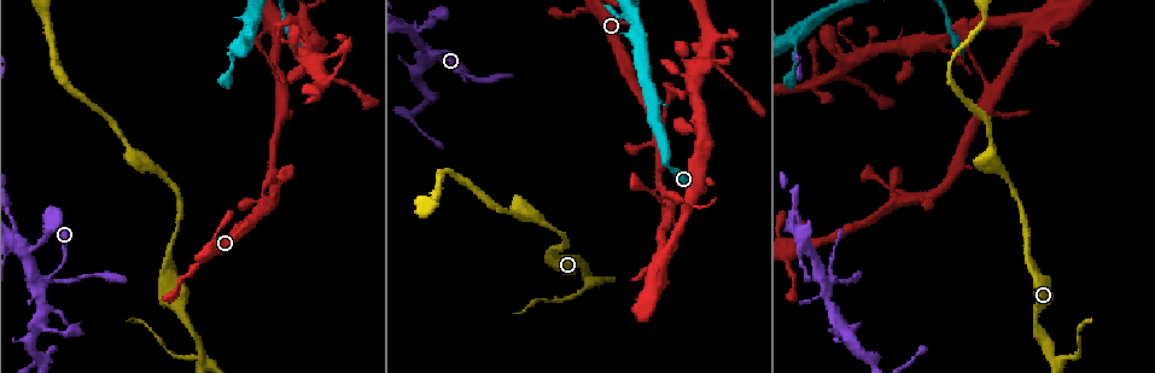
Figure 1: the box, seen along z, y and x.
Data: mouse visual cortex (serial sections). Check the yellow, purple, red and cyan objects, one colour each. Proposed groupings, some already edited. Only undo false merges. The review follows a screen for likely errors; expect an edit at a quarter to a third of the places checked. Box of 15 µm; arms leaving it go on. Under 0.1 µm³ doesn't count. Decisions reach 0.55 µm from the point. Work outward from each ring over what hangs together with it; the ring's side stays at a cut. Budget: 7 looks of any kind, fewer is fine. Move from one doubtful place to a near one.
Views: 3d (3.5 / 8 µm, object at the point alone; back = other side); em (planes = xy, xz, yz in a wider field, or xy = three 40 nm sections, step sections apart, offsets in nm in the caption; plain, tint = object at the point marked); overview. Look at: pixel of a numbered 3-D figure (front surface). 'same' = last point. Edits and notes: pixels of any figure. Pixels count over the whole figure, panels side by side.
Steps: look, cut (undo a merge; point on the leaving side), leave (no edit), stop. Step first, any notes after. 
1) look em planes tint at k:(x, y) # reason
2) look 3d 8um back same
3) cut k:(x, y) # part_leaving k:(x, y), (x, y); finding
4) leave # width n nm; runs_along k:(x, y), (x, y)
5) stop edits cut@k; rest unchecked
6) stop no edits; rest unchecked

look 3d 3.5um at 1:(789, 258) # sharp bend

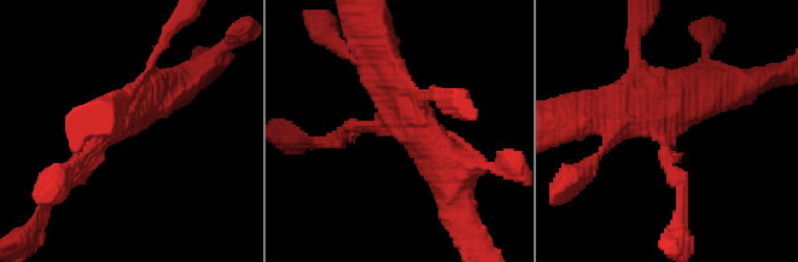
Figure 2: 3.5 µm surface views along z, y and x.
look em xy step 1 tint at 2:(397, 127) # need the tissue

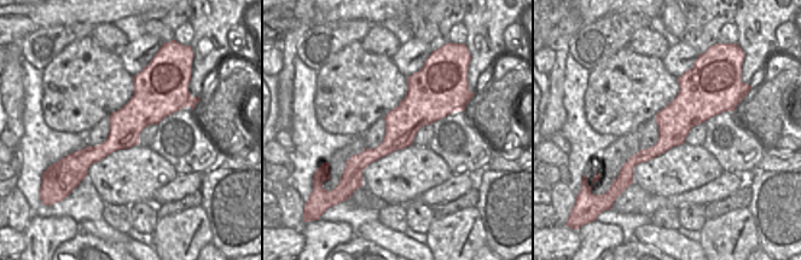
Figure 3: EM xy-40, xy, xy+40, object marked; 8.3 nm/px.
leave # runs_along 2:(181, 82), (152, 97), (70, 179); one cell here

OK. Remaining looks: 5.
look 3d 3.5um at 1:(431, 54) # arms part here

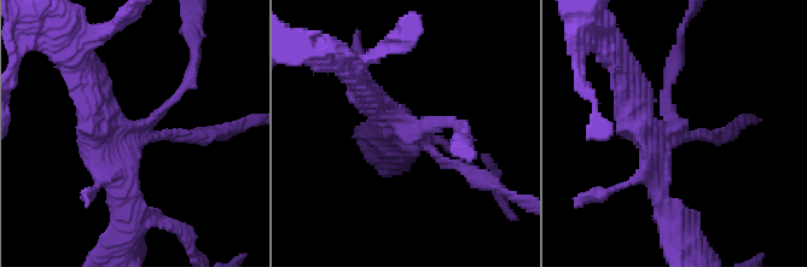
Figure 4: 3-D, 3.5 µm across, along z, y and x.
look em planes tint at 4:(399, 126) # need the tissue

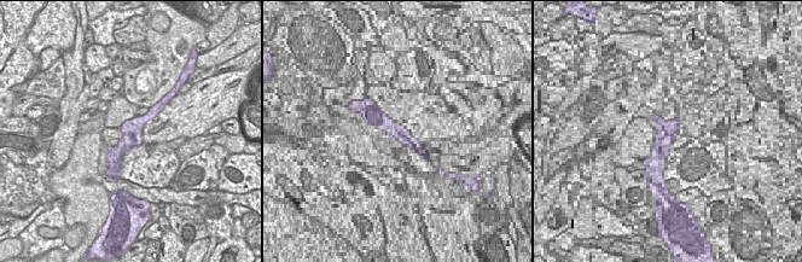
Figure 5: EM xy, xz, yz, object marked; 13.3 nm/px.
leave # runs_along 5:(155, 110), (115, 153), (115, 172); one cell here

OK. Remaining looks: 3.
look em xy step 1 tint at 1:(1060, 361) # abrupt turn

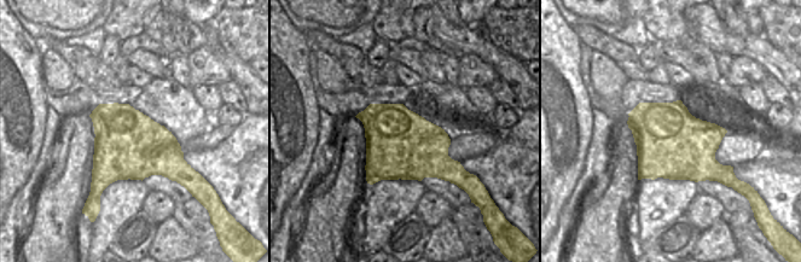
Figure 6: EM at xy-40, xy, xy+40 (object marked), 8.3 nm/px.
look 3d 3.5um back same

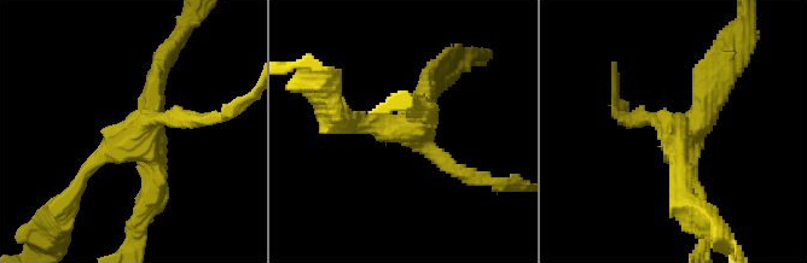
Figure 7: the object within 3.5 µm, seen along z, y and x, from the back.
cut 7:(443, 161) # width 600 nm; part_leaving 7:(686, 129), (617, 115); a second cell is stuck on

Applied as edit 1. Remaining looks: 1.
stop edits cut@7; rest unchecked

